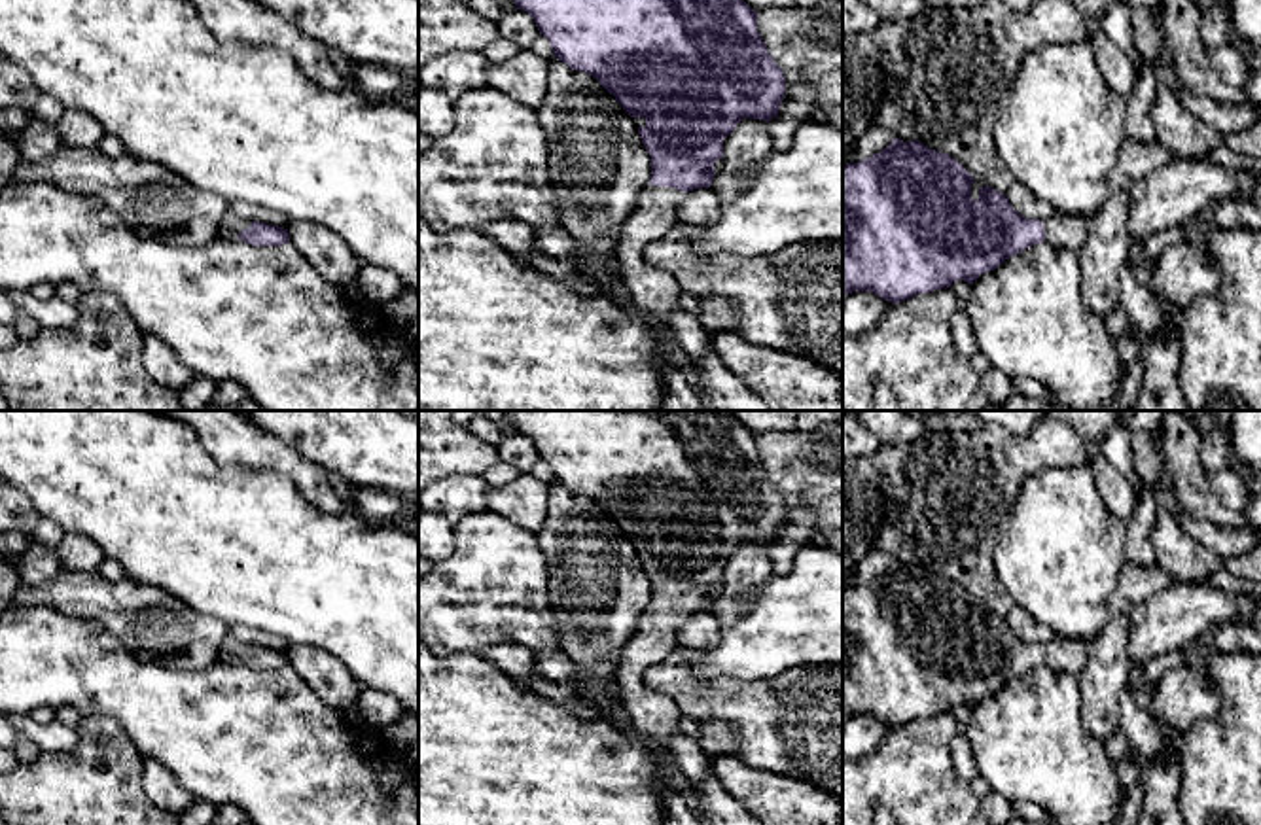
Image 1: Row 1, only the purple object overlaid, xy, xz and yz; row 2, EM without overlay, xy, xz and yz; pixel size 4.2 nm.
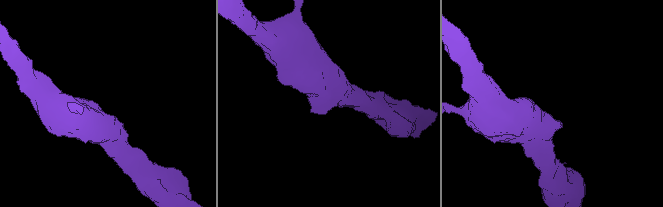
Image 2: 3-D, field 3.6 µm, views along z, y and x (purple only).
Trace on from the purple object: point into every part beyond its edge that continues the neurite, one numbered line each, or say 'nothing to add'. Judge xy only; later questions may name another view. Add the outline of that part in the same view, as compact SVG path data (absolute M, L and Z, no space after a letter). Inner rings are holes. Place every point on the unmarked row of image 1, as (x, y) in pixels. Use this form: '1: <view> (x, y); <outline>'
1: xy (231, 649); M227 634L223 643L222 643L222 660L229 662L229 664L239 664L239 657L250 649L252 649L252 645L244 645Z

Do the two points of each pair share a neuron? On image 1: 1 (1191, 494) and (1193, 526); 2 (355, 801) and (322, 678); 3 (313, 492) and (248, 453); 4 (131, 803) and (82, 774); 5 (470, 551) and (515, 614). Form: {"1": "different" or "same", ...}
{"1": "different", "2": "different", "3": "same", "4": "same", "5": "same"}

